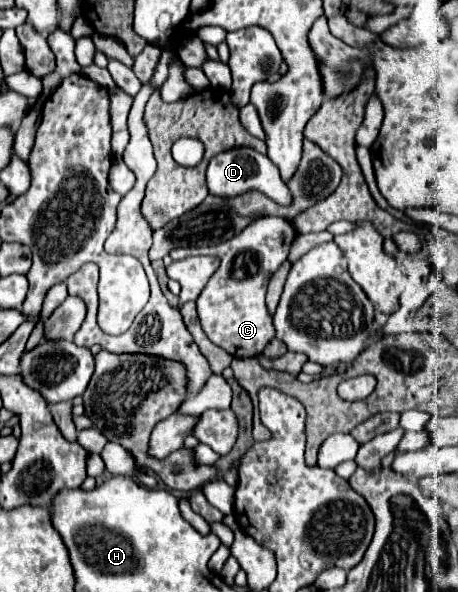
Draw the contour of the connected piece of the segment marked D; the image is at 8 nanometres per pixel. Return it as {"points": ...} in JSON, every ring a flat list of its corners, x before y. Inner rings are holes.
{"points":[[237,148,237,150,227,150,211,158,207,166,207,188,209,194,219,196,219,198,235,198,247,192,263,192,271,200,275,200,279,206,291,206,293,198,285,182,281,182,277,166,269,162,267,156,251,150,251,148]]}

